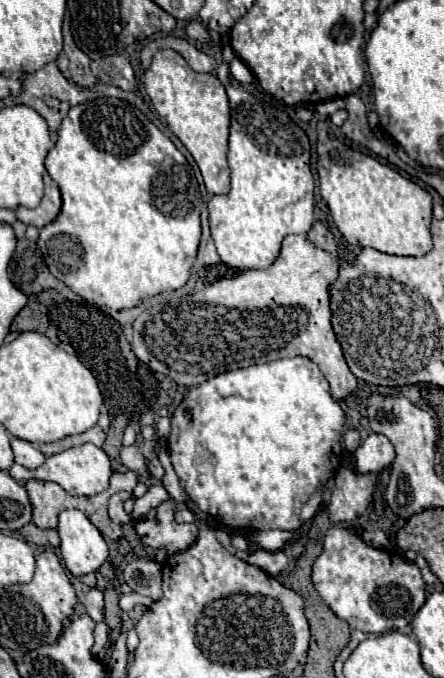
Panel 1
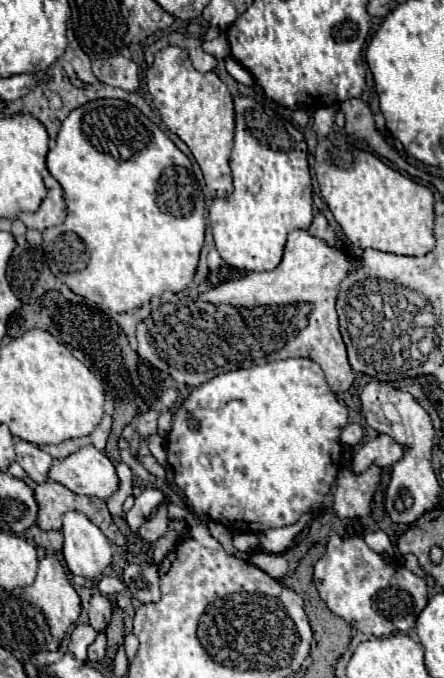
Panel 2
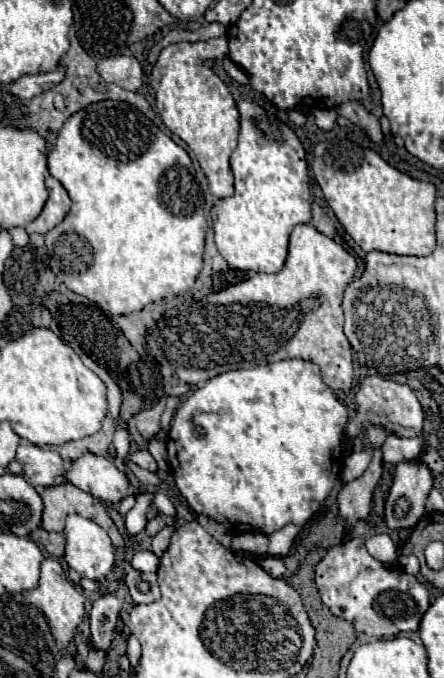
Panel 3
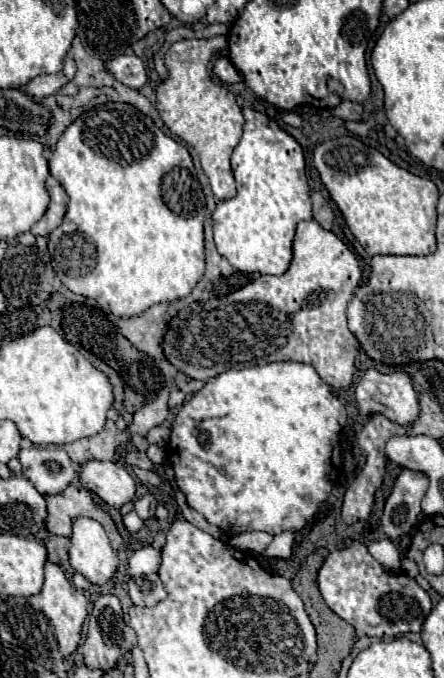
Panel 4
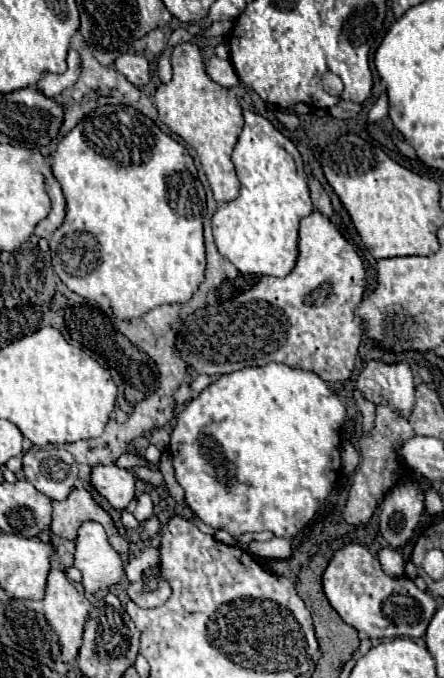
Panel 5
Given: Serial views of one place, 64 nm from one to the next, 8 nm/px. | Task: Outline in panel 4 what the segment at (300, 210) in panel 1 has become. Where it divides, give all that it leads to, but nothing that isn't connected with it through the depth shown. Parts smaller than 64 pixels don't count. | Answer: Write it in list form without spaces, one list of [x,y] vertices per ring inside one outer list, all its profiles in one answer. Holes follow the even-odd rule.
[[[242,108],[244,112],[244,134],[232,154],[232,170],[236,176],[236,196],[230,200],[218,202],[212,220],[214,220],[214,242],[218,252],[240,272],[260,272],[260,274],[284,274],[292,260],[292,238],[296,224],[312,218],[312,204],[306,186],[302,186],[302,176],[306,176],[304,152],[300,144],[270,120],[266,114],[256,112],[254,108]]]

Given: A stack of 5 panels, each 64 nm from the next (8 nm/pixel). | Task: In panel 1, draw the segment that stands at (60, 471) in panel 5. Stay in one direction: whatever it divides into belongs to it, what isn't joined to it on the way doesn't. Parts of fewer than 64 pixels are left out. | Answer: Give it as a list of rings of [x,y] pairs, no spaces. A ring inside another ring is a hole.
[[[12,438],[12,452],[14,452],[14,458],[18,464],[26,466],[26,468],[38,468],[46,456],[34,448],[34,444],[26,442],[26,440],[20,440],[20,438]]]

